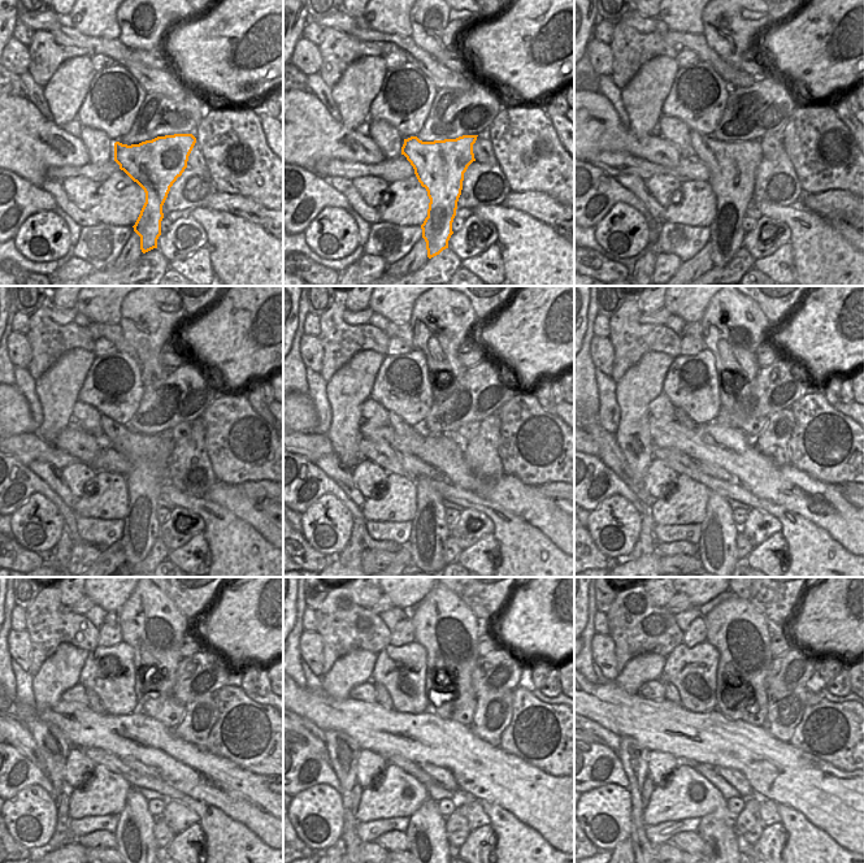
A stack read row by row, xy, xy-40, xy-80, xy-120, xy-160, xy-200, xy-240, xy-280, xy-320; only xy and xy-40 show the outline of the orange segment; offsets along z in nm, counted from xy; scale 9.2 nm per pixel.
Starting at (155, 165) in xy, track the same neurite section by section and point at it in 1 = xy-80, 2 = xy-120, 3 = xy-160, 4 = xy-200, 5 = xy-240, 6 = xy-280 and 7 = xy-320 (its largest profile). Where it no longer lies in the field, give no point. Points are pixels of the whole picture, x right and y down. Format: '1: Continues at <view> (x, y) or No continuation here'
1: Continues at xy-80 (732, 165)
2: Continues at xy-120 (150, 456)
3: Continues at xy-160 (430, 530)
4: Continues at xy-200 (717, 546)
5: Continues at xy-240 (134, 835)
6: Continues at xy-280 (426, 832)
7: Continues at xy-320 (723, 841)

